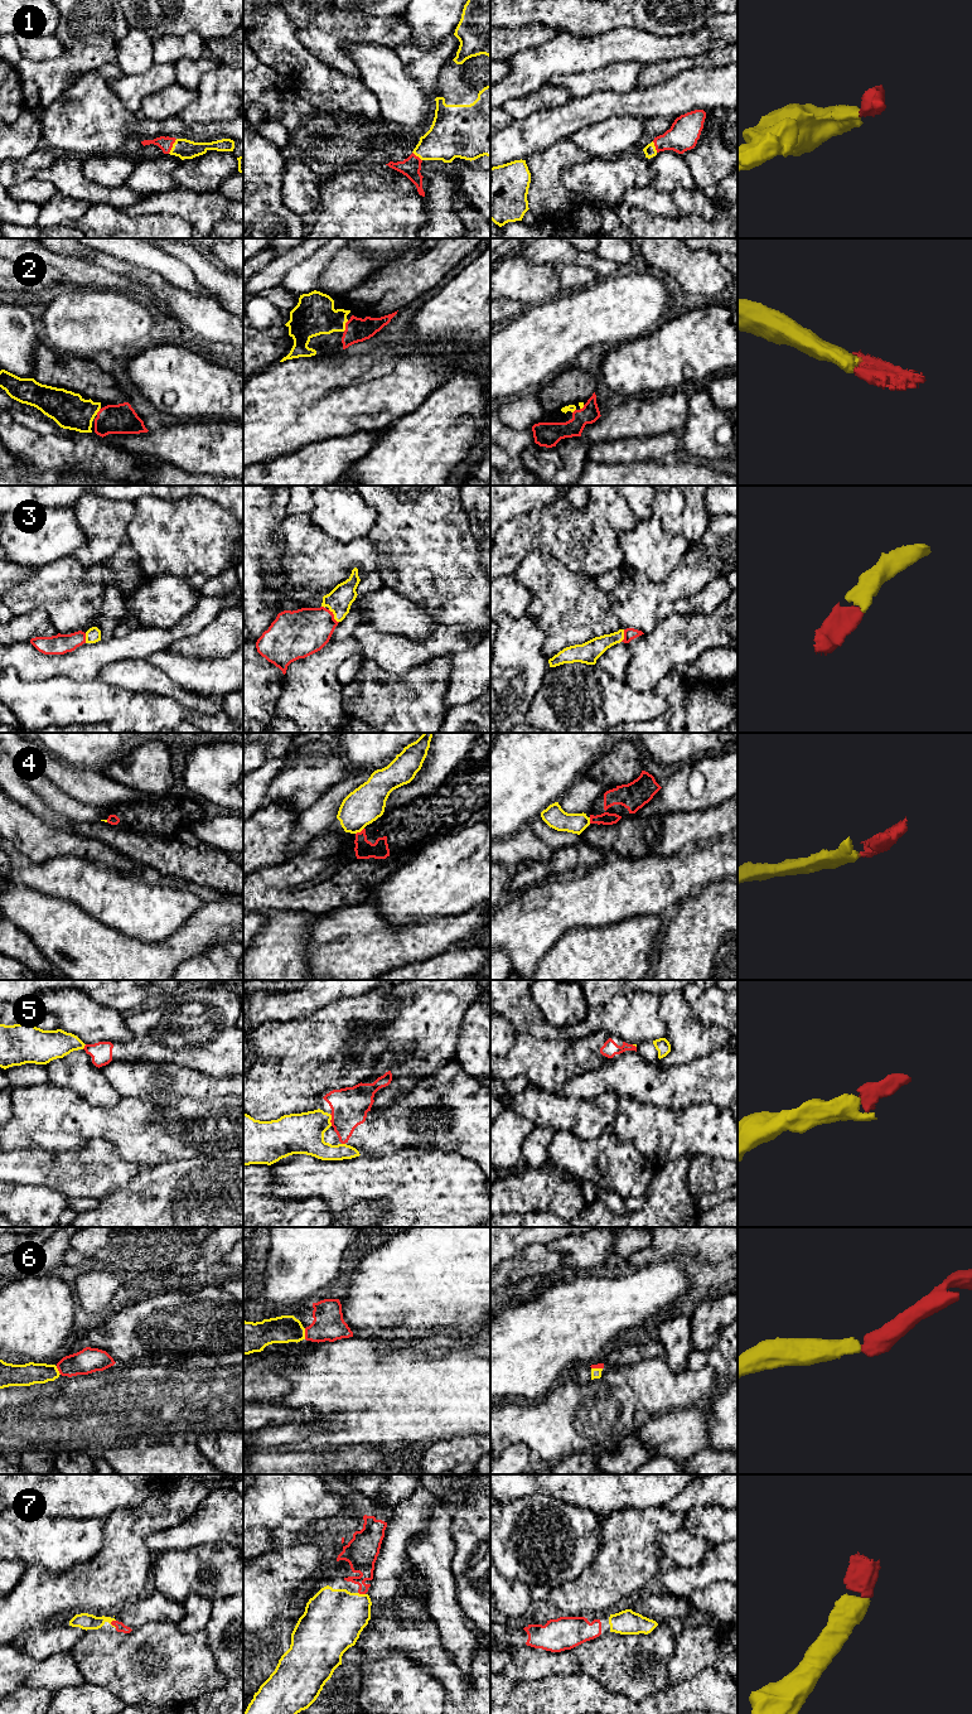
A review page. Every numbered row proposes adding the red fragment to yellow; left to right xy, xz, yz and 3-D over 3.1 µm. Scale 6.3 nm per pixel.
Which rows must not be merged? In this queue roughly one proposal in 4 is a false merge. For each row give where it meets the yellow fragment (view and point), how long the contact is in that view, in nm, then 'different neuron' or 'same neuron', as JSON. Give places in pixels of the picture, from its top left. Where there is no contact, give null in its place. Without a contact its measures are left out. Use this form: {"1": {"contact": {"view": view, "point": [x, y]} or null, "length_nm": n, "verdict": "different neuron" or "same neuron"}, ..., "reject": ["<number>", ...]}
{"1": {"contact": {"view": "xy", "point": [173, 146]}, "length_nm": 110, "verdict": "same neuron"}, "2": {"contact": {"view": "xz", "point": [344, 326]}, "length_nm": 80, "verdict": "same neuron"}, "3": {"contact": {"view": "xz", "point": [334, 616]}, "length_nm": 110, "verdict": "same neuron"}, "4": {"contact": {"view": "xz", "point": [359, 831]}, "length_nm": 70, "verdict": "different neuron"}, "5": {"contact": {"view": "xz", "point": [330, 1119]}, "length_nm": 80, "verdict": "same neuron"}, "6": {"contact": {"view": "xz", "point": [304, 1333]}, "length_nm": 70, "verdict": "same neuron"}, "7": {"contact": {"view": "xy", "point": [111, 1625]}, "length_nm": 60, "verdict": "same neuron"}, "reject": ["4"]}

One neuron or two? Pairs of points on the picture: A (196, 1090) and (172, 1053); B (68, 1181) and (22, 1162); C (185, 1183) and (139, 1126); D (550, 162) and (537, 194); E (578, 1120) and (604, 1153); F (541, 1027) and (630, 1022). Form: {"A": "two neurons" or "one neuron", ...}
{"A": "two neurons", "B": "one neuron", "C": "two neurons", "D": "one neuron", "E": "two neurons", "F": "one neuron"}

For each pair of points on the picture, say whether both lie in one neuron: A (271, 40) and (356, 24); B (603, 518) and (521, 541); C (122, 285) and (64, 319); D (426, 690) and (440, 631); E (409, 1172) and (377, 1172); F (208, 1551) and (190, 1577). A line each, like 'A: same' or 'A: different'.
A: different
B: same
C: different
D: different
E: same
F: same

